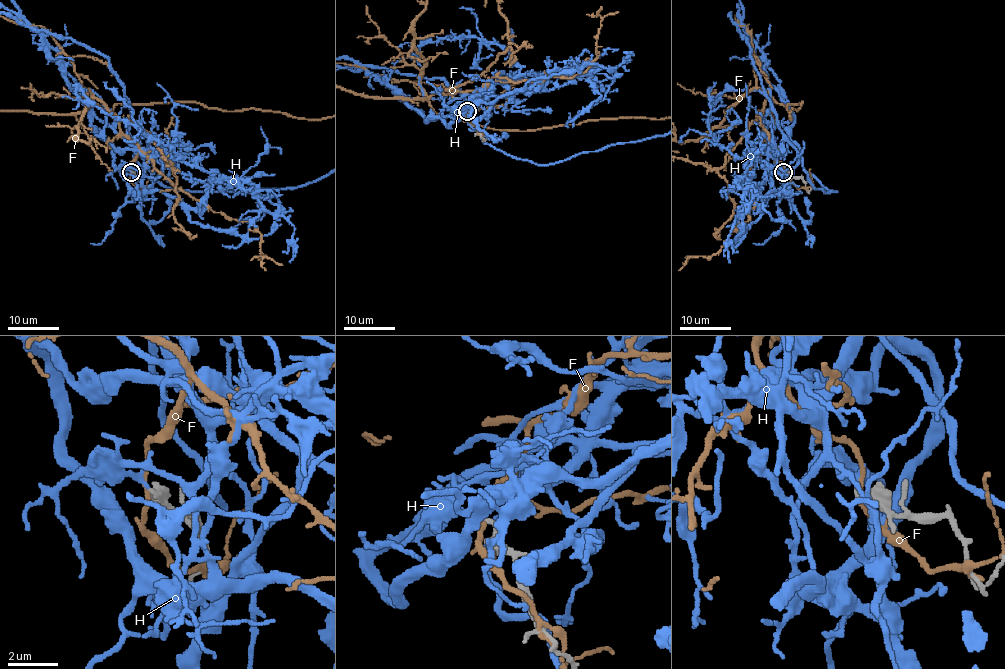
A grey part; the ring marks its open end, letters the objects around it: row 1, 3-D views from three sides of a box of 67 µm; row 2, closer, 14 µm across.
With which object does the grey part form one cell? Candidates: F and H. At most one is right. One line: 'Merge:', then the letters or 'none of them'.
Merge: H

